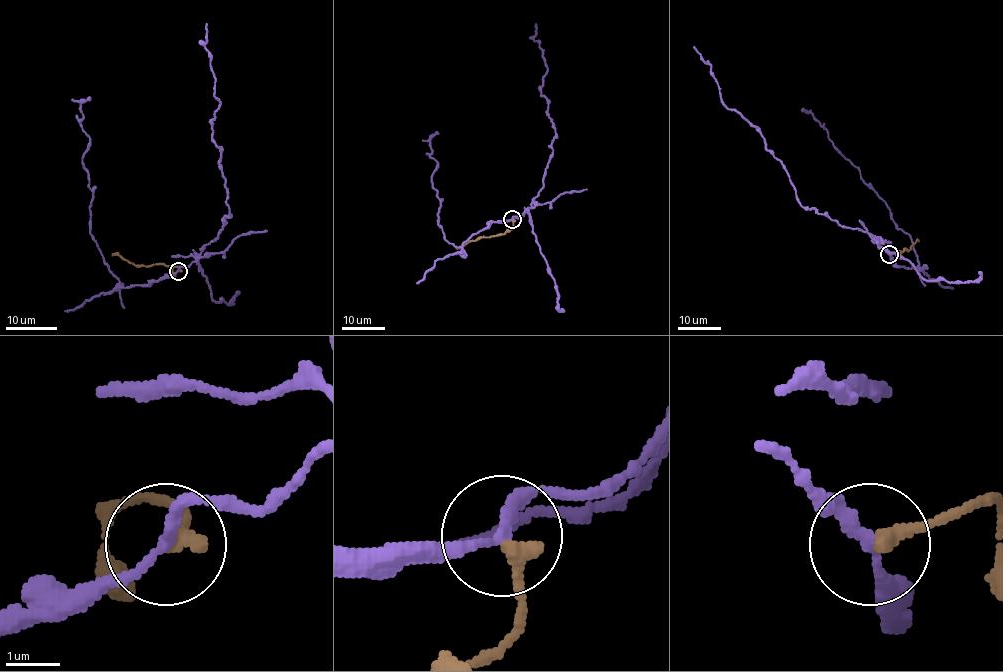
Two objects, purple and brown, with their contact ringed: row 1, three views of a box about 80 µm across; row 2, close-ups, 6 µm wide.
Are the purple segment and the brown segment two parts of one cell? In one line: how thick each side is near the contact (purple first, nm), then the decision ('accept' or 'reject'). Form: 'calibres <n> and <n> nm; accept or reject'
calibres 200 and 320 nm; reject

